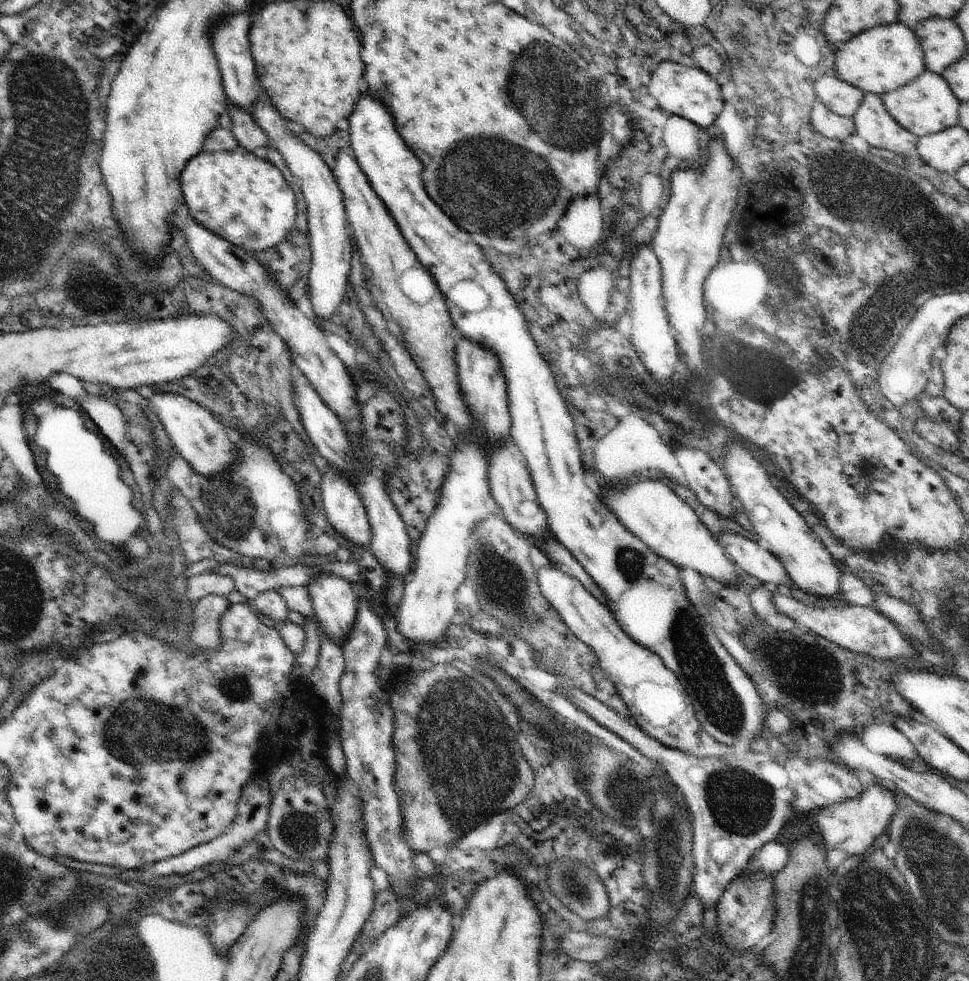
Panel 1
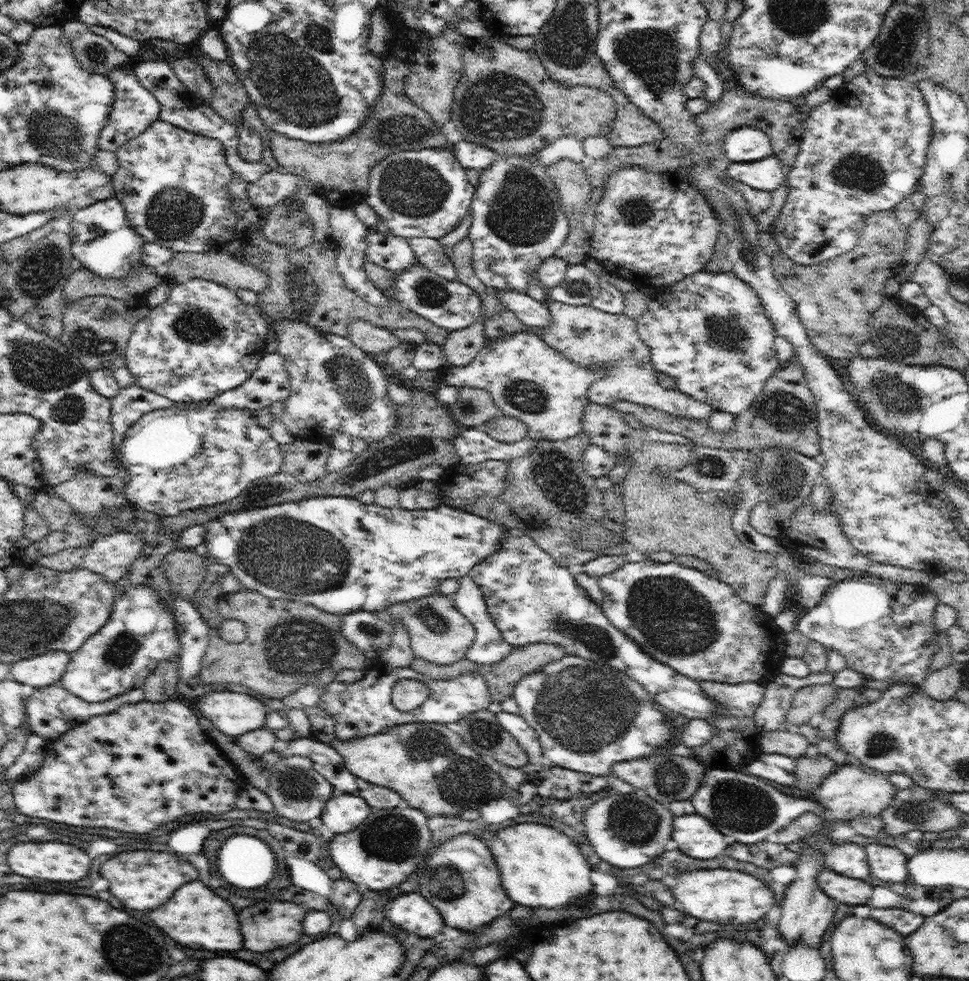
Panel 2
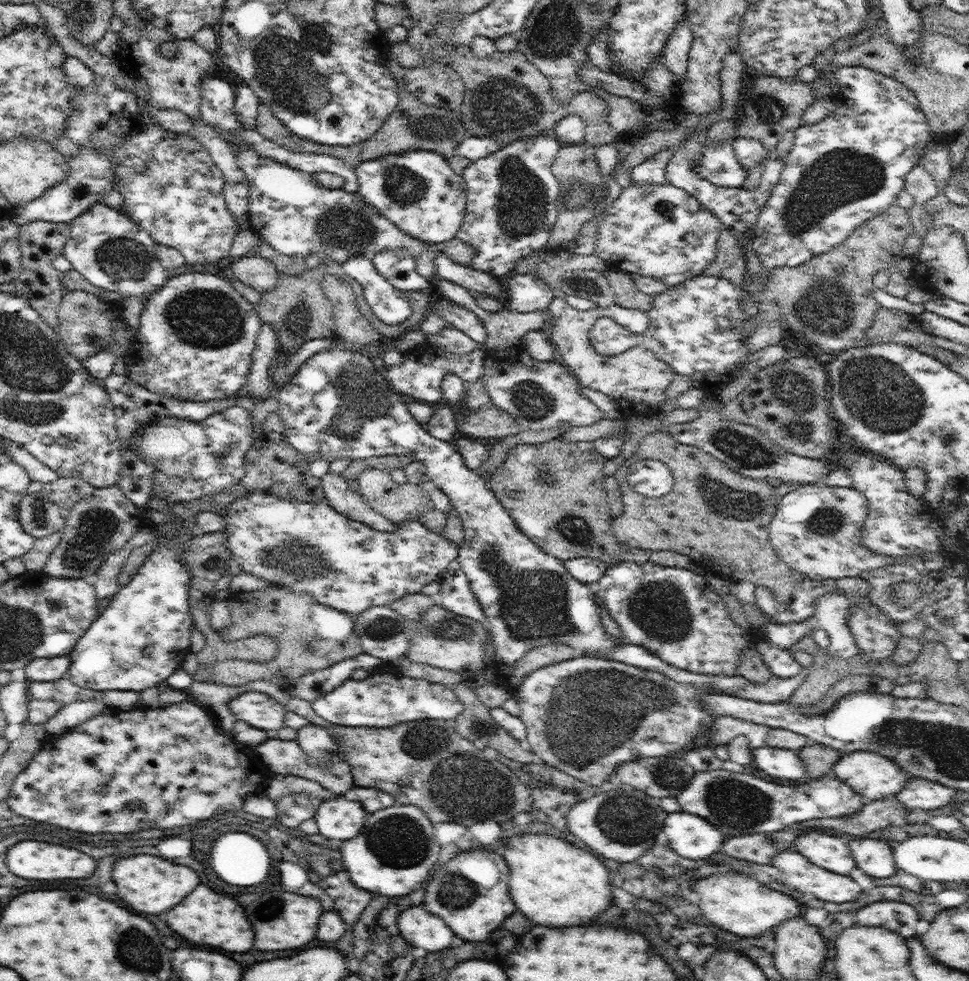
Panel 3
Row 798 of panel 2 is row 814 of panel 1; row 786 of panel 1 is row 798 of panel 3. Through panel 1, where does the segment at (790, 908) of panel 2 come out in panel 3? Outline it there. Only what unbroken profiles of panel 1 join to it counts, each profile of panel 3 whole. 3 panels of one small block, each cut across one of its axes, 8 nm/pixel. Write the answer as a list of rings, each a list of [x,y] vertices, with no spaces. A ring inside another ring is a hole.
[[[854,751],[840,757],[833,770],[838,779],[874,801],[895,796],[911,779],[897,764],[877,752]]]

